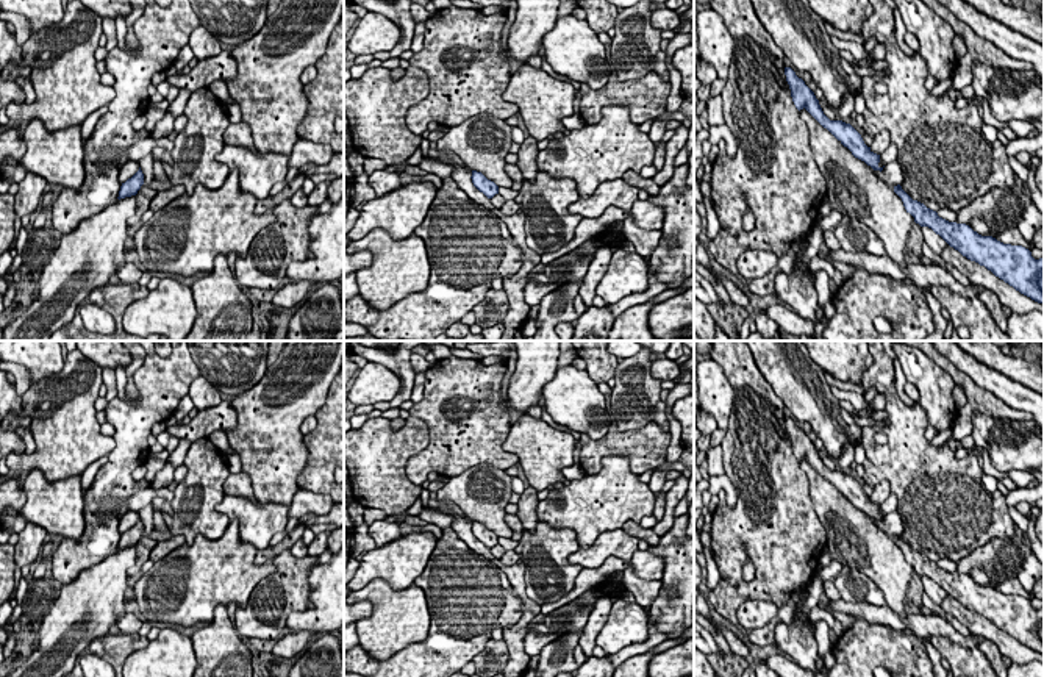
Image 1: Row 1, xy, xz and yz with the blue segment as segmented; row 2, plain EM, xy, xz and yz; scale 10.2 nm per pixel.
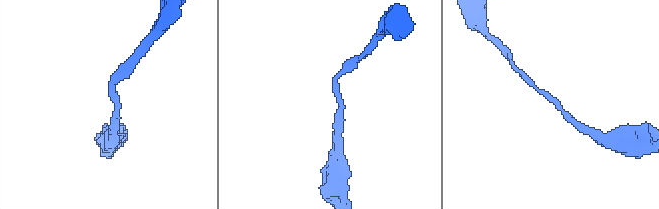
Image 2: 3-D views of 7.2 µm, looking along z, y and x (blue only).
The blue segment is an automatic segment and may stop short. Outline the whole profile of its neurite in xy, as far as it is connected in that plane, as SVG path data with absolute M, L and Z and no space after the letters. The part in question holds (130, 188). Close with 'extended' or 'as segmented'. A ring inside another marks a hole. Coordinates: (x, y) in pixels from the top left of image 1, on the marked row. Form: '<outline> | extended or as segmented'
M139 167L139 170L131 178L122 183L117 199L120 200L125 197L136 195L142 184L144 184L144 174Z | as segmented

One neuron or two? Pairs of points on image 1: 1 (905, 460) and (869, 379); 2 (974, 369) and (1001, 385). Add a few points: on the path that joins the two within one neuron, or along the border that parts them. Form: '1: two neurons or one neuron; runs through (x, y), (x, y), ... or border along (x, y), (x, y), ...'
1: one neuron; runs through (905, 438), (905, 424), (891, 396)
2: one neuron; runs through (980, 374), (994, 382)

